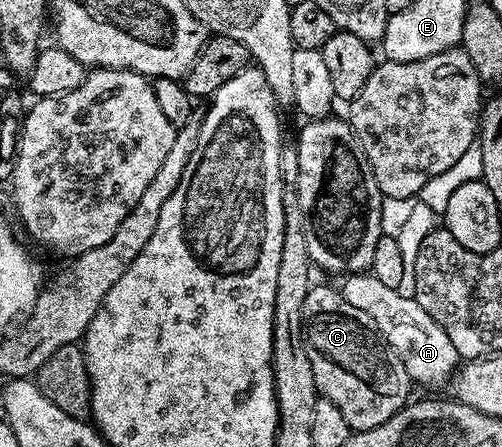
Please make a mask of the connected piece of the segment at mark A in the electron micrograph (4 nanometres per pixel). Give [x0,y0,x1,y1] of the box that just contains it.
[339,274,459,384]

